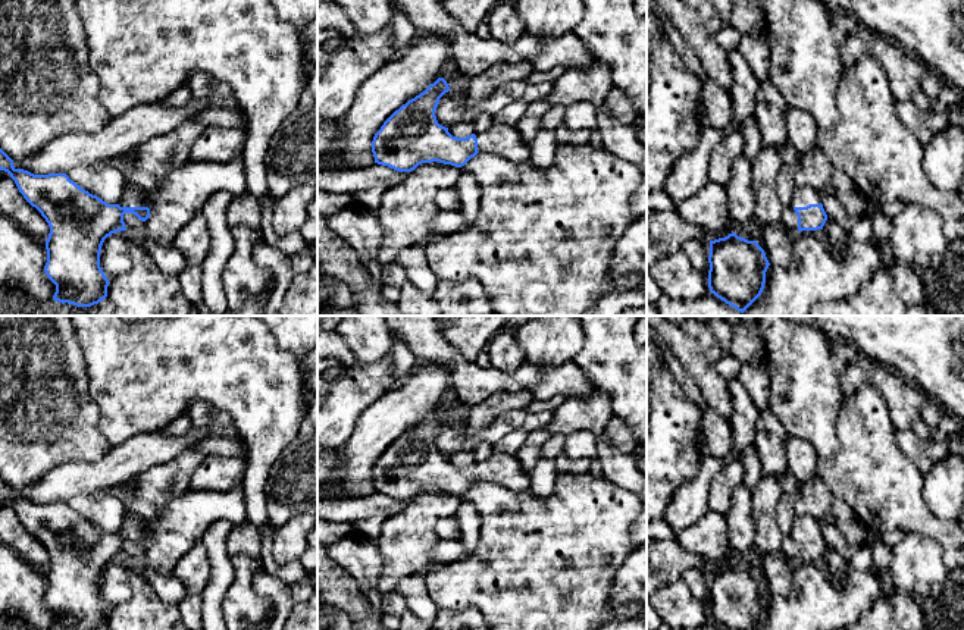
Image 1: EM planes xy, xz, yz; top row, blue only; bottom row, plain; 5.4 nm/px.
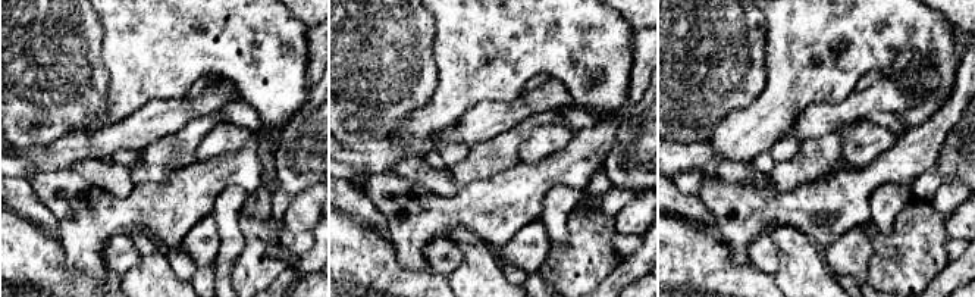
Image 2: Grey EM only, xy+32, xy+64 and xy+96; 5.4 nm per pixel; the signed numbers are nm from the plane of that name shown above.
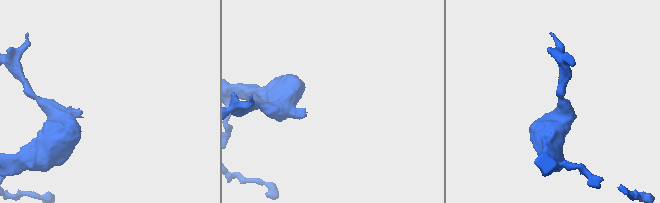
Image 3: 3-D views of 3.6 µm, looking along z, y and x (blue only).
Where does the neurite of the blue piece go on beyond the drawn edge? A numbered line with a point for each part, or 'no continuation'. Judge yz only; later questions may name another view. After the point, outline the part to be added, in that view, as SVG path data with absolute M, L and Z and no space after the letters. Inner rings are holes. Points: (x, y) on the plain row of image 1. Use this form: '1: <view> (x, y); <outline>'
1: yz (803, 524); M796 515L792 524L792 536L807 536L823 532L823 526L811 515Z

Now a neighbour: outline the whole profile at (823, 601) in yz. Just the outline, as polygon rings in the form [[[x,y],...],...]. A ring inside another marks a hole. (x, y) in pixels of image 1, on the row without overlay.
[[[796,564],[795,589],[792,599],[769,595],[766,612],[761,624],[755,630],[821,630],[844,629],[852,626],[874,601],[882,596],[883,589],[891,586],[891,580],[876,565],[871,571],[860,571],[844,565],[844,579],[833,576],[826,564]]]

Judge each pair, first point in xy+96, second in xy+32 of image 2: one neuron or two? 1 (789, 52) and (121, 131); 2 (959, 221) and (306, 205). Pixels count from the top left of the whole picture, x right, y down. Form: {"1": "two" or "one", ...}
{"1": "two", "2": "one"}

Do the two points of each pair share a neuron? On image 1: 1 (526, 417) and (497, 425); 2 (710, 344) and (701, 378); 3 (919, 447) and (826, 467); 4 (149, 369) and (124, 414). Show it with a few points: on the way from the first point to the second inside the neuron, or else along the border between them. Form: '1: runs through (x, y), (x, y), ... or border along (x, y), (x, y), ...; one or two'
1: runs through (519, 419), (504, 425); one
2: border along (684, 332), (694, 338), (700, 353), (711, 366); two
3: border along (895, 431), (900, 450), (923, 475); two
4: runs through (141, 381), (130, 403); one

